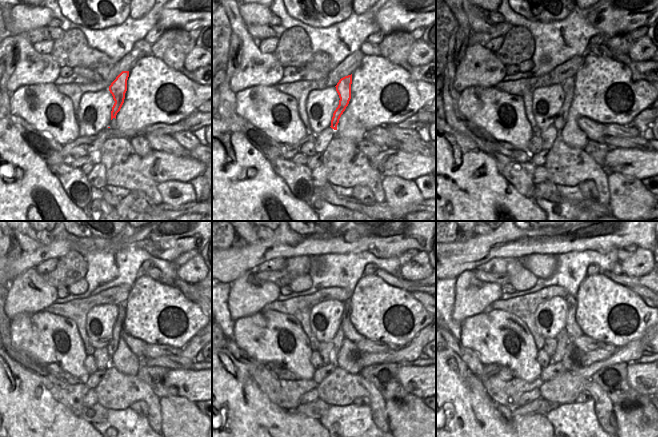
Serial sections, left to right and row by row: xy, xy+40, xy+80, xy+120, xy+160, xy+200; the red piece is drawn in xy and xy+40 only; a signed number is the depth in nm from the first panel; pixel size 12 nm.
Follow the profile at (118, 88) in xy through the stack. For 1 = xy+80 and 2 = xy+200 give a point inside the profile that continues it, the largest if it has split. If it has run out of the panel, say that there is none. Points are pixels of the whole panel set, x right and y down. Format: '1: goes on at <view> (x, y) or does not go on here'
1: goes on at xy+80 (568, 85)
2: goes on at xy+200 (563, 338)

